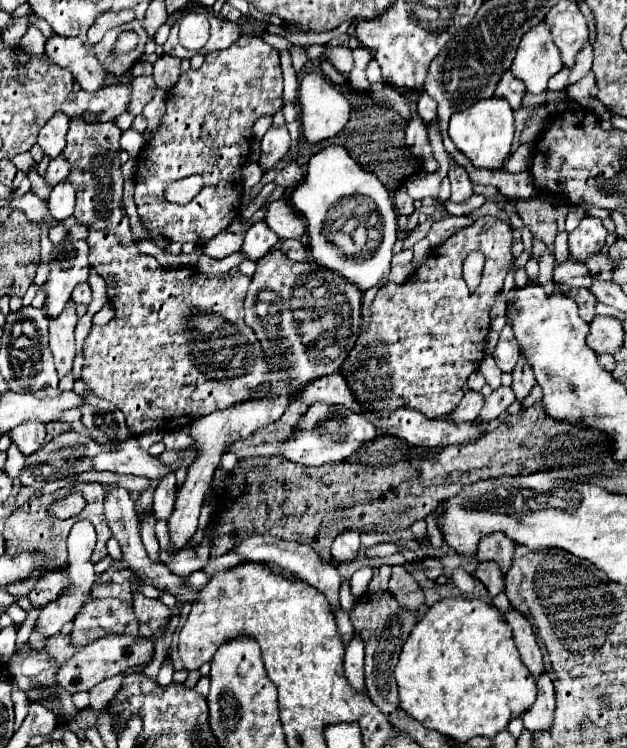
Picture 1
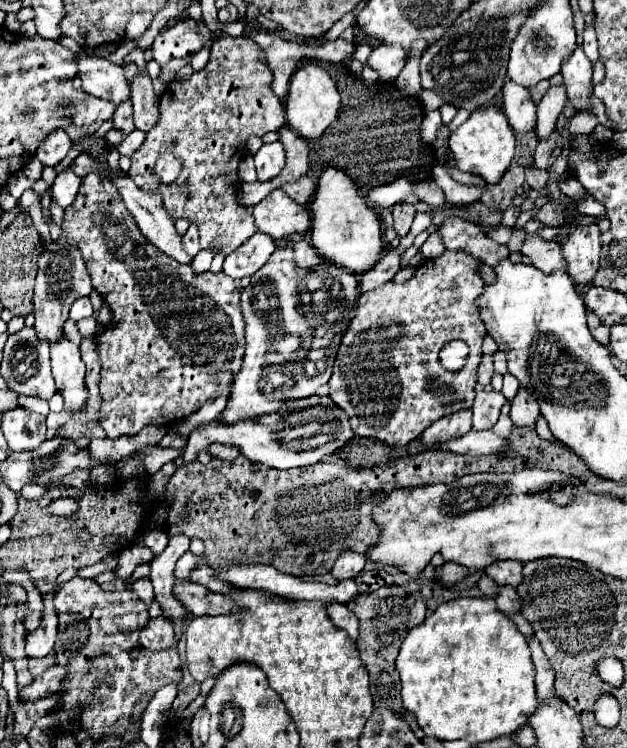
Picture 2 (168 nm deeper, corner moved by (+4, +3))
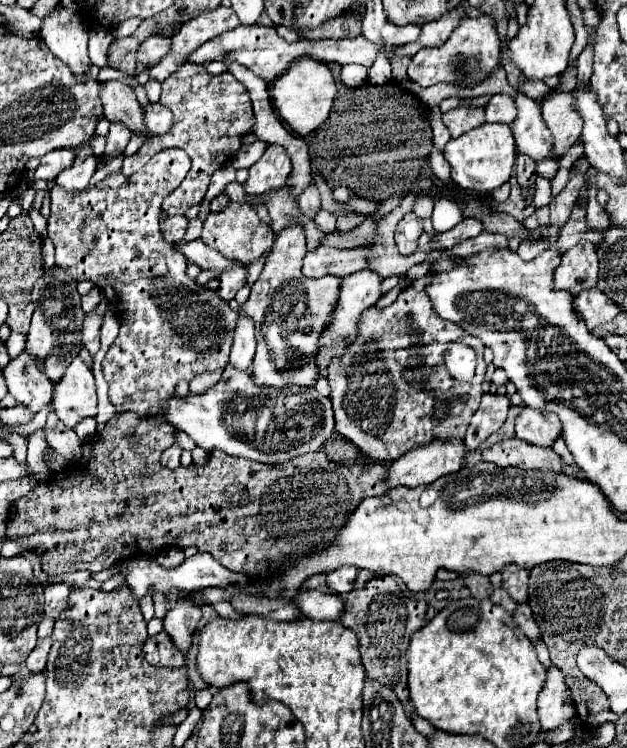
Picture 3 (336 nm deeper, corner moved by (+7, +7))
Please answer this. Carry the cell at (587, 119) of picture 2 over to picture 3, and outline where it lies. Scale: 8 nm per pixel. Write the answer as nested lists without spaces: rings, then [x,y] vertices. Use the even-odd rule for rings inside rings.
[[[550,93],[542,103],[542,117],[554,137],[552,153],[562,157],[582,133],[582,117],[570,107],[570,93]]]

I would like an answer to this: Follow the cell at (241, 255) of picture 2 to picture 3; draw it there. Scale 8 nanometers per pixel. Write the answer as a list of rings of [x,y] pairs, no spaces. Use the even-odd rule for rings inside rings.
[[[234,263],[232,267],[224,269],[220,273],[220,295],[222,295],[222,299],[226,299],[226,301],[234,299],[236,291],[246,283],[246,279],[248,279],[248,269],[240,263]]]

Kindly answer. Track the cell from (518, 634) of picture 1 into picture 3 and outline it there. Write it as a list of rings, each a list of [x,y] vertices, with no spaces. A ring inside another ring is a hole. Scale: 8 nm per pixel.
[[[558,667],[546,669],[546,683],[538,693],[538,717],[544,731],[568,723],[576,715],[572,695],[564,683],[564,675]]]

